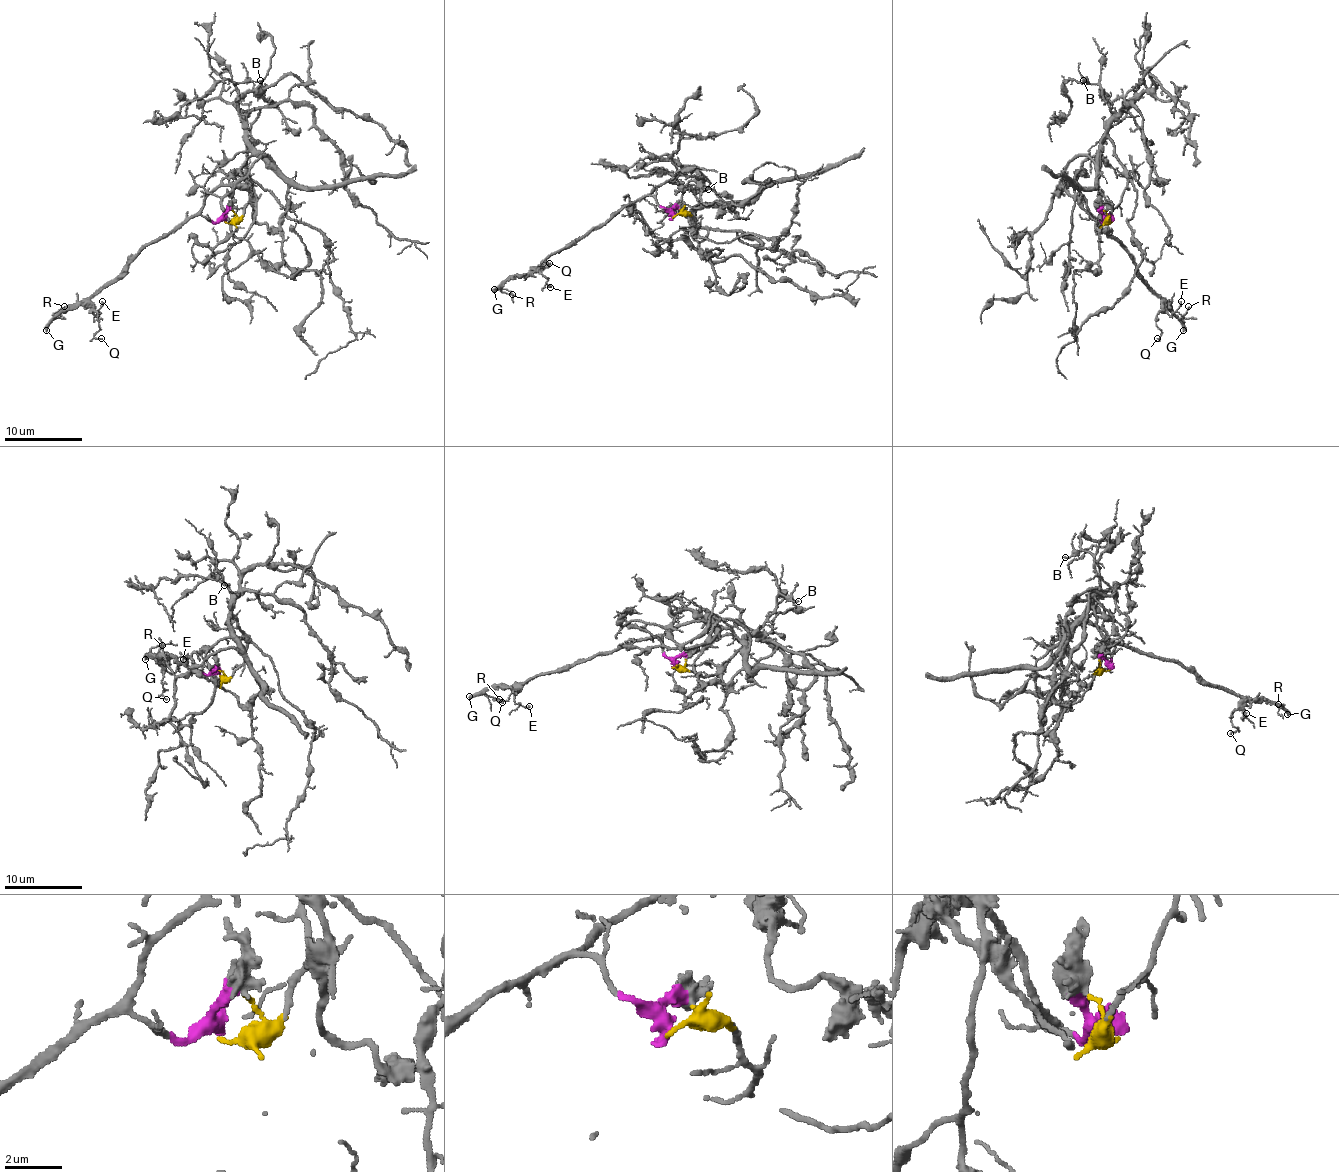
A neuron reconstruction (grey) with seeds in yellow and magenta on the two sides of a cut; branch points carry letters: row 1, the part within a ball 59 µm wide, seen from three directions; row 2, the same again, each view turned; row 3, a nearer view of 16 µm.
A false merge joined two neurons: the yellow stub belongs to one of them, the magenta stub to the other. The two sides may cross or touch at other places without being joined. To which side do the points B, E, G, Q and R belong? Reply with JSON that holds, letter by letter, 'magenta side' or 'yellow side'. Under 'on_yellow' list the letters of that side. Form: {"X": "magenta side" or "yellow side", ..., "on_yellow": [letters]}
{"B": "yellow side", "E": "magenta side", "G": "magenta side", "Q": "magenta side", "R": "magenta side", "on_yellow": ["B"]}

